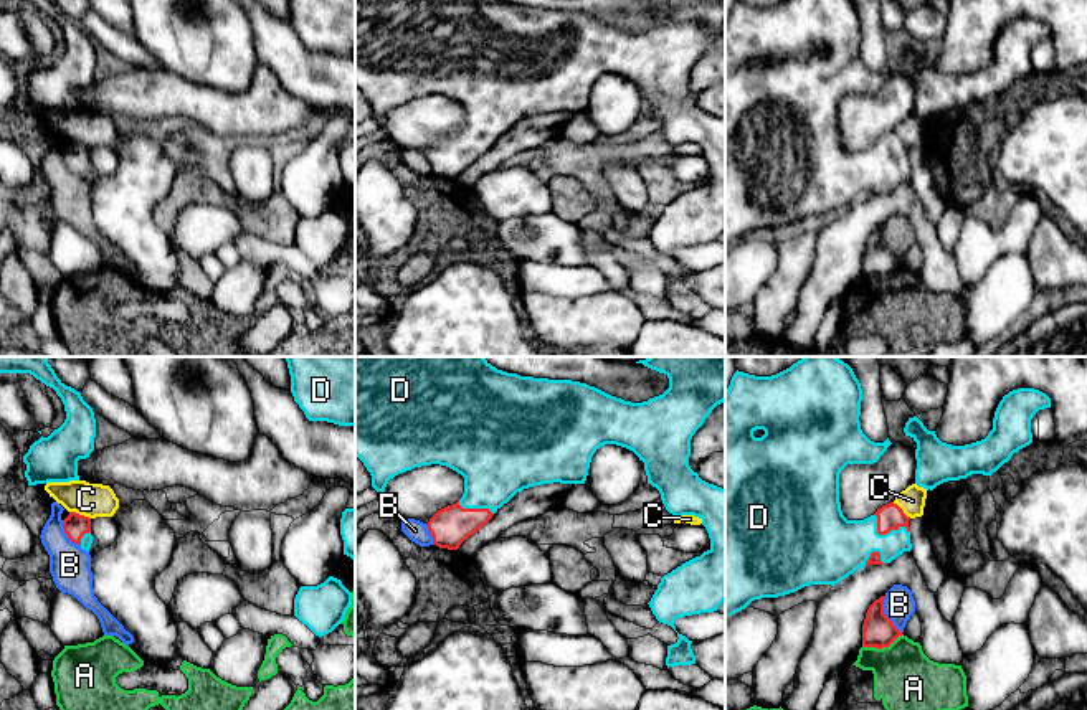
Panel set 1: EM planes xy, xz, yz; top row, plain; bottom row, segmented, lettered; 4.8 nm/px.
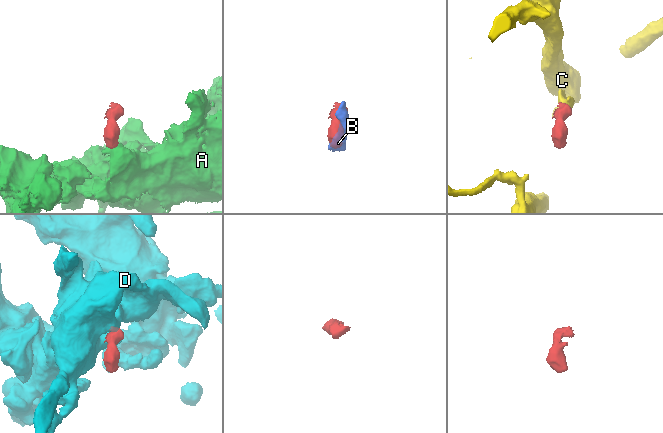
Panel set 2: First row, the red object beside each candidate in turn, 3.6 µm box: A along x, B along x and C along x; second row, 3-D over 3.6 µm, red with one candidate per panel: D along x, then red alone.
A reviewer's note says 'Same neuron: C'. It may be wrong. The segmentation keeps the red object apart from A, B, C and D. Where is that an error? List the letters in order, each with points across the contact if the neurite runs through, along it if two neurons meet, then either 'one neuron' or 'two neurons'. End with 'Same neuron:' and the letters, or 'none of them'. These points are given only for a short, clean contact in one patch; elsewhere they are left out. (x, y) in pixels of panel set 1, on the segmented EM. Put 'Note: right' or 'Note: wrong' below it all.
A: border along yz (902, 634), (887, 646), (863, 646); two neurons
B: two neurons
C: border along xy (70, 511), (90, 519); two neurons
D: one neuron
Same neuron: D
Note: wrong

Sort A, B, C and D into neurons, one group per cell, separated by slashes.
A / B / C / D

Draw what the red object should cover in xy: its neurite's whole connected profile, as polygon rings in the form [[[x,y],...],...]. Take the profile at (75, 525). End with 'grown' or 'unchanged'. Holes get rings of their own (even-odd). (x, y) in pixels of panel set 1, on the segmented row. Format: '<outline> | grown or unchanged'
[[[69,512],[69,515],[63,520],[63,528],[73,543],[89,551],[93,543],[89,517],[79,515],[76,512]]] | grown

